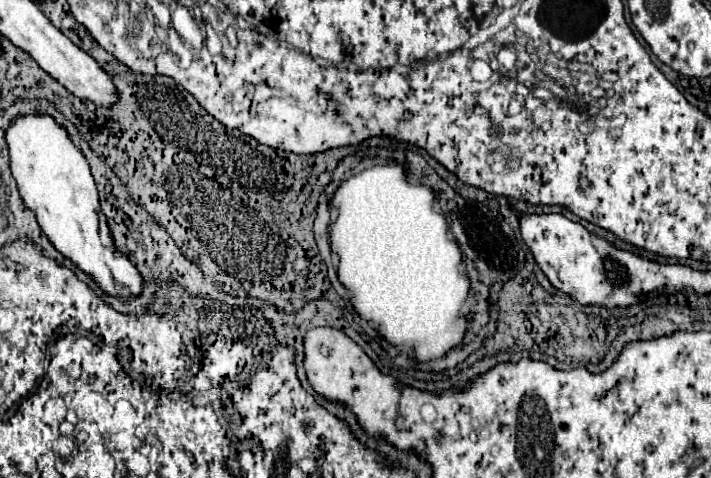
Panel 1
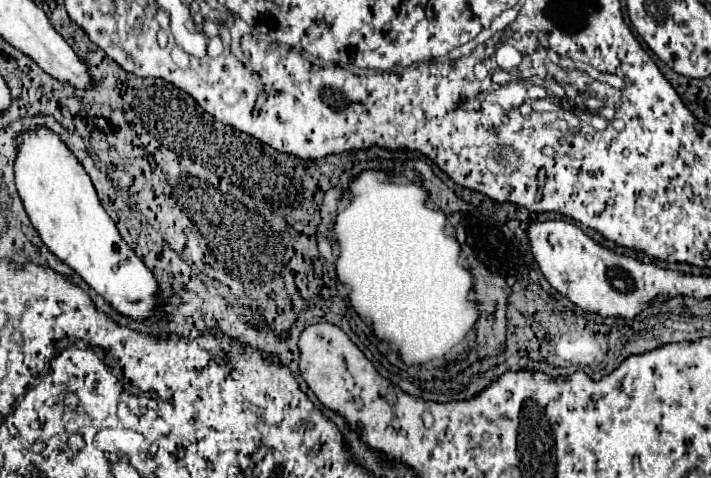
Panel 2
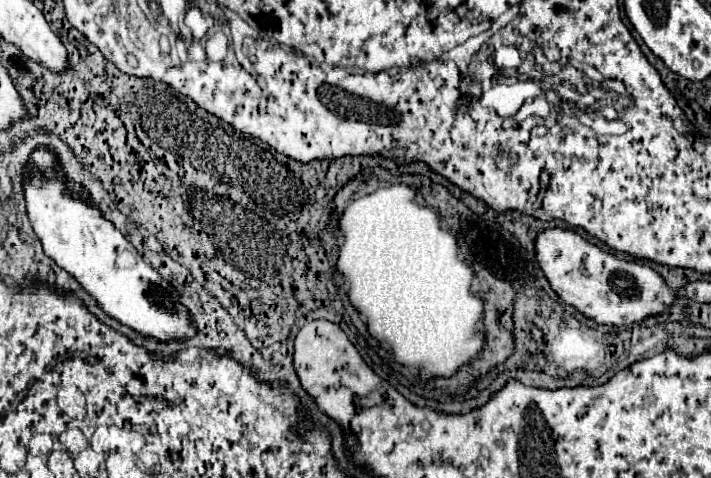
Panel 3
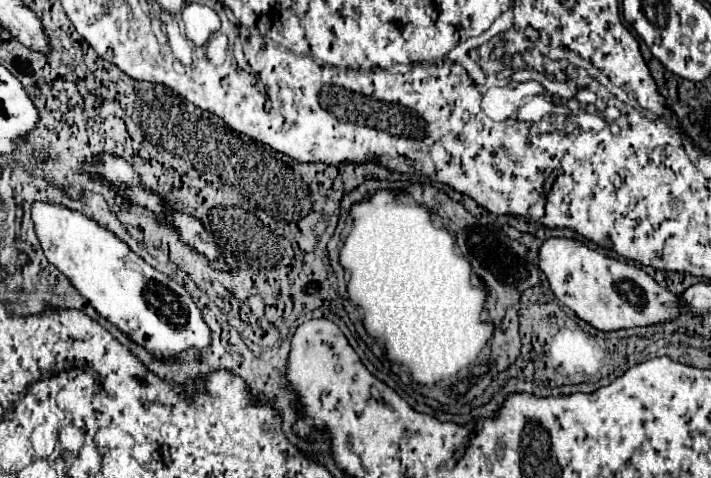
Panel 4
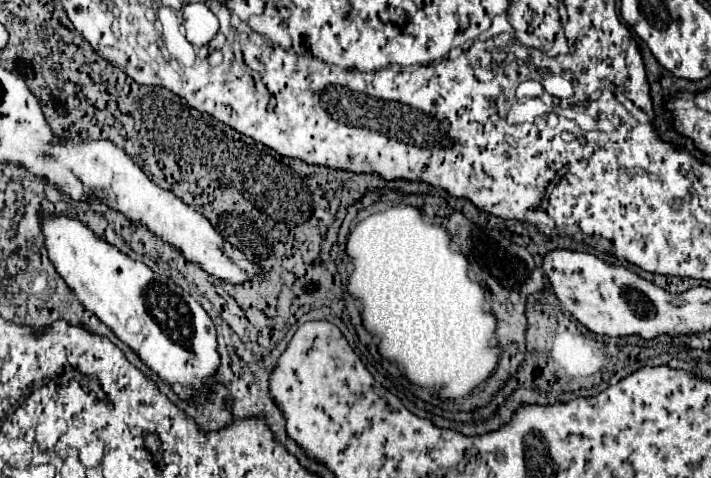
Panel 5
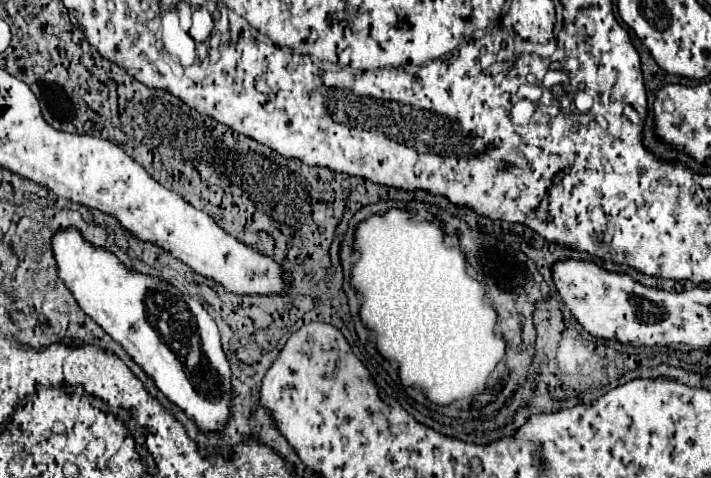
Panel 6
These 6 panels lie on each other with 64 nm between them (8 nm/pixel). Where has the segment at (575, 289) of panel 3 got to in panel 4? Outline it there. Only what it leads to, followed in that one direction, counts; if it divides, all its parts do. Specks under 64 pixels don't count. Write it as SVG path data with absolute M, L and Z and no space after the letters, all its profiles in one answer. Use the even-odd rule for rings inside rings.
M552 236L544 240L538 252L538 260L538 266L546 274L556 298L574 310L578 318L586 320L598 330L610 332L660 324L664 320L672 320L680 312L678 296L662 288L642 268L620 262L616 258L608 258L574 238Z

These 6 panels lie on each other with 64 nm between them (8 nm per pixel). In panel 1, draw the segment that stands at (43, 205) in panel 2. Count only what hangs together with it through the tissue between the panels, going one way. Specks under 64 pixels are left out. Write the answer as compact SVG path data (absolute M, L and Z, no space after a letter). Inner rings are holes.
M26 114L16 116L10 122L4 138L20 196L36 214L42 232L50 238L56 250L86 274L94 276L110 296L138 296L142 290L142 276L126 256L116 252L106 216L98 204L98 192L88 160L74 146L68 130L48 114Z

